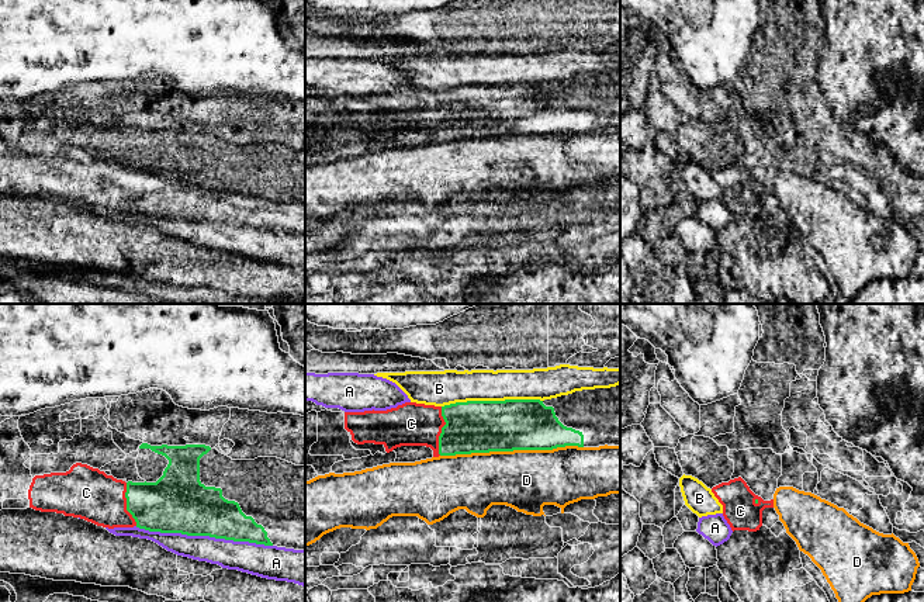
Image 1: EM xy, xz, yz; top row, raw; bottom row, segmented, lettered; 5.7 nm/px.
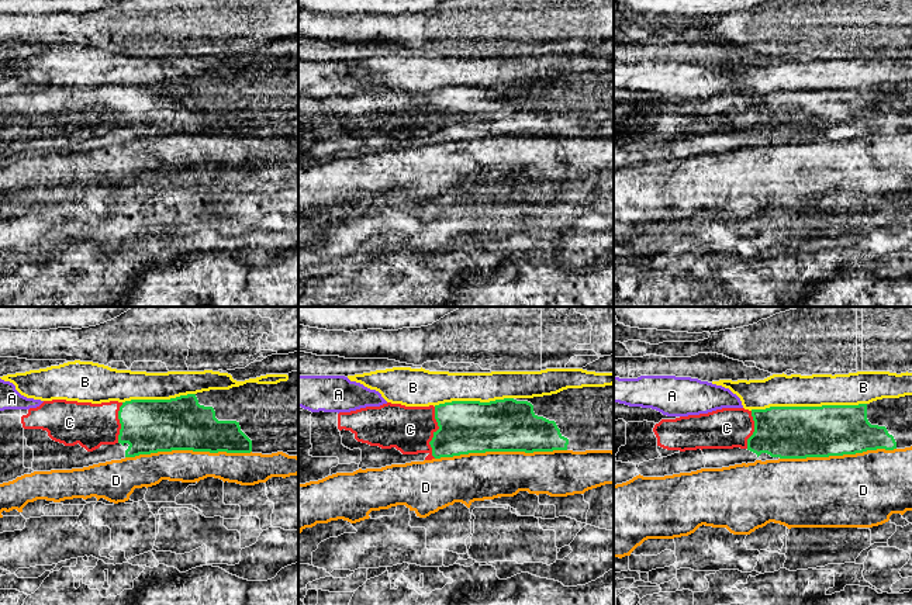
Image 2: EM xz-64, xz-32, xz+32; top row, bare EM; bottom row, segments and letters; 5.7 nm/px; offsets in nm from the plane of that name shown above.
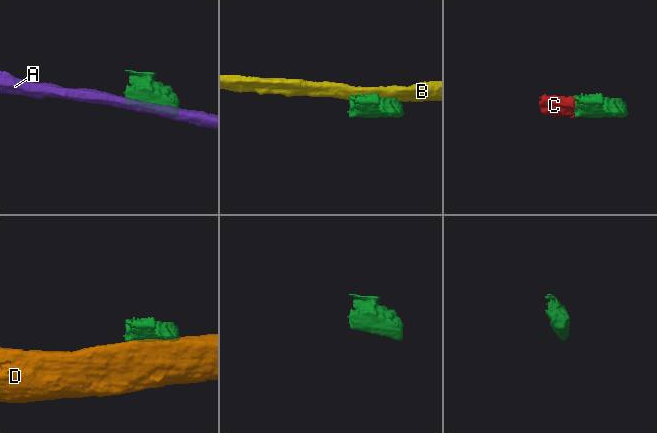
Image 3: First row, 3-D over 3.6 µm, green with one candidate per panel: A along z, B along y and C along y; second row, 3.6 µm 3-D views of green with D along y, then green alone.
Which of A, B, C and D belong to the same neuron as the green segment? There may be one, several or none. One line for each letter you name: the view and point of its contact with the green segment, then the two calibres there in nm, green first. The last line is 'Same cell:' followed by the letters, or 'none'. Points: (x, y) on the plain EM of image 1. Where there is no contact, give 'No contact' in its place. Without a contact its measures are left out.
C: Touches green at xz (442, 116). Thickness 300 nm (green) against 240 nm
Same cell: C

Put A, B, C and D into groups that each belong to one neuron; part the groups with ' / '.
A / B / C / D

